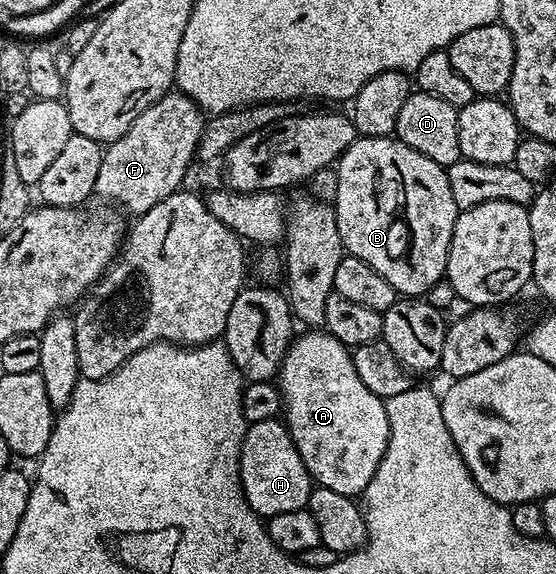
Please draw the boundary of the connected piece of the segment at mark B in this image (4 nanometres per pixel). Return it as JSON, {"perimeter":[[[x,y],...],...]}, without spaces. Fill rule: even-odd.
{"perimeter":[[[395,135],[360,136],[339,156],[335,168],[334,207],[345,253],[374,266],[374,270],[378,270],[378,274],[382,274],[382,278],[386,278],[386,282],[390,282],[401,297],[427,297],[428,291],[439,280],[445,279],[450,238],[454,234],[454,222],[458,215],[446,169],[426,158],[426,154],[418,154],[418,150],[406,146]]]}

